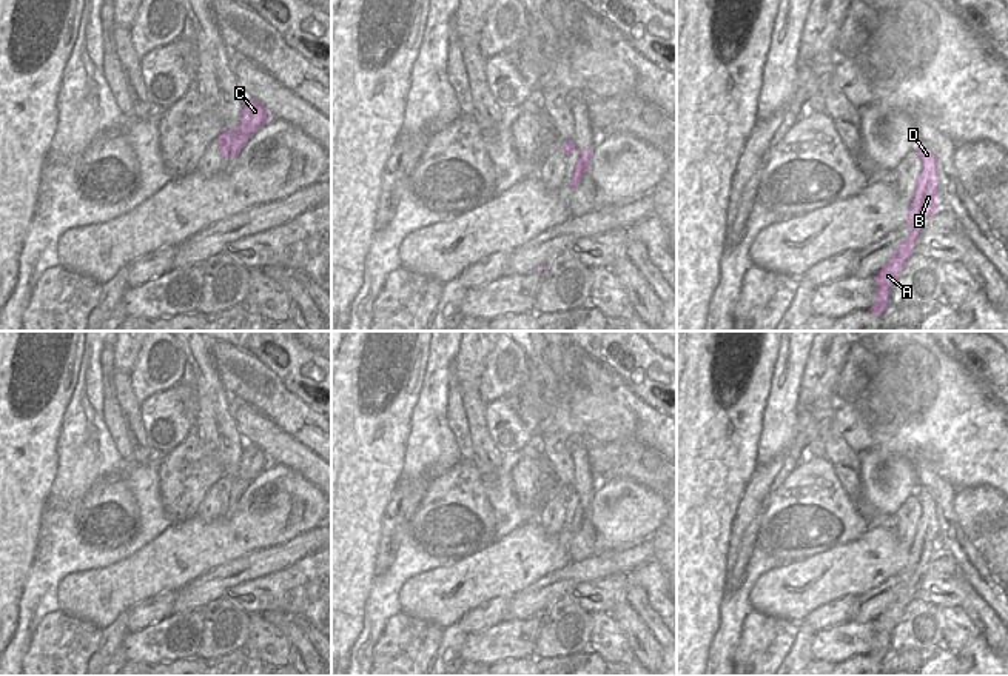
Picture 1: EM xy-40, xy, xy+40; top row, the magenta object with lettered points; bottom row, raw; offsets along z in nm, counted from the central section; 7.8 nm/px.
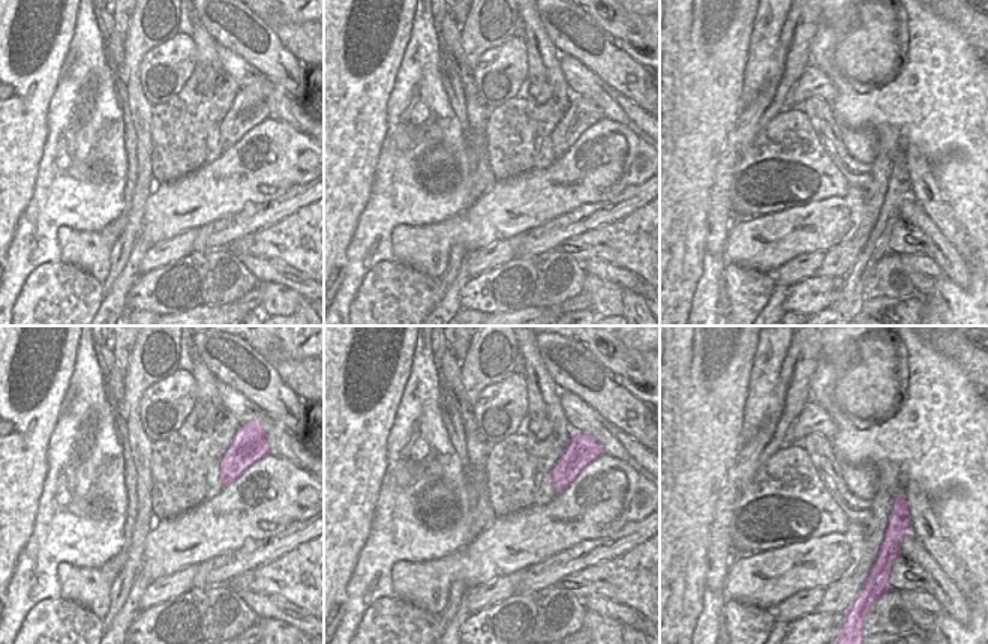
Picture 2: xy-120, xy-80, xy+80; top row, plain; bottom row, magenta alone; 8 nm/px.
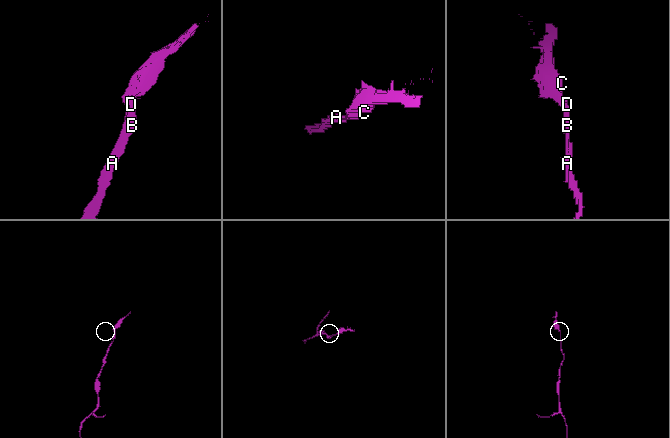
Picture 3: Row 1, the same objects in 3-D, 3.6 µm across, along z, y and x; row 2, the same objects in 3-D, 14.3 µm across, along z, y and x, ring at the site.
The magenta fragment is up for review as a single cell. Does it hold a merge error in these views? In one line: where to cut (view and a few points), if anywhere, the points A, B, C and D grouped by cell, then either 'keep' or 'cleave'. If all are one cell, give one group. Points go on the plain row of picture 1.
no cut | A B C D | keep

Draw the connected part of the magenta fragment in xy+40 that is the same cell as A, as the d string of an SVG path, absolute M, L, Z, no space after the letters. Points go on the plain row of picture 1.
M917 490L911 497L917 497L922 505L922 514L916 525L914 540L909 547L906 571L912 576L902 587L888 608L874 621L875 624L875 648L869 656L879 662L889 653L889 639L894 627L899 624L903 610L914 601L916 585L920 581L922 568L939 554L939 522L937 505L934 497Z

